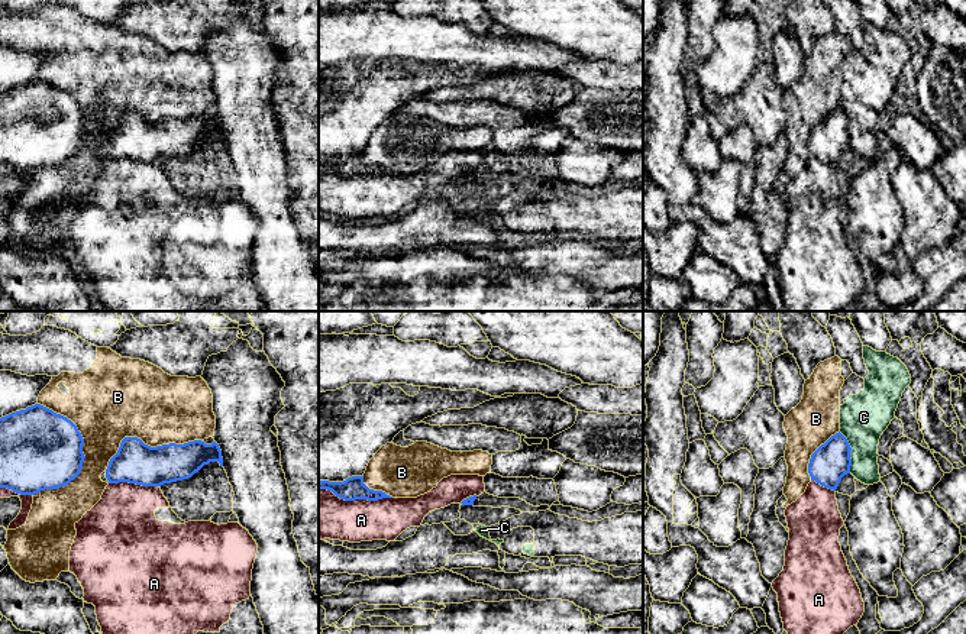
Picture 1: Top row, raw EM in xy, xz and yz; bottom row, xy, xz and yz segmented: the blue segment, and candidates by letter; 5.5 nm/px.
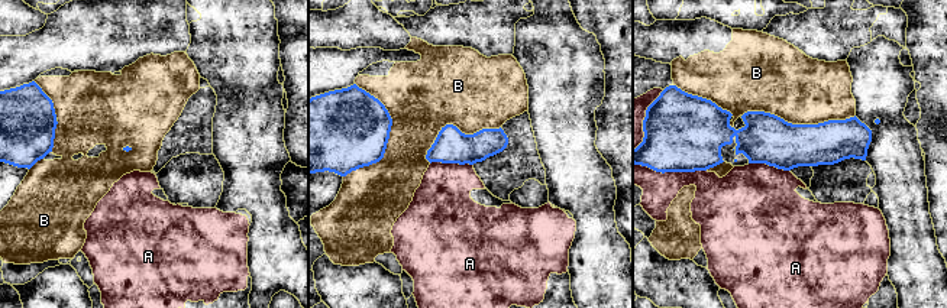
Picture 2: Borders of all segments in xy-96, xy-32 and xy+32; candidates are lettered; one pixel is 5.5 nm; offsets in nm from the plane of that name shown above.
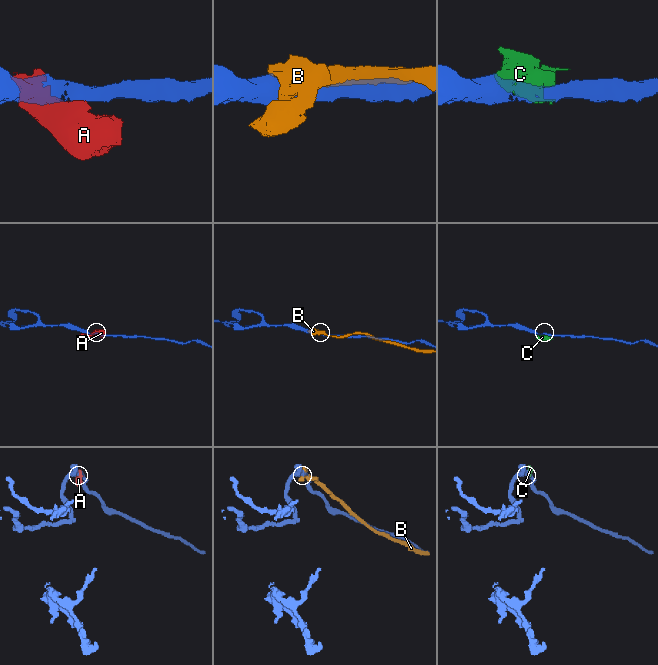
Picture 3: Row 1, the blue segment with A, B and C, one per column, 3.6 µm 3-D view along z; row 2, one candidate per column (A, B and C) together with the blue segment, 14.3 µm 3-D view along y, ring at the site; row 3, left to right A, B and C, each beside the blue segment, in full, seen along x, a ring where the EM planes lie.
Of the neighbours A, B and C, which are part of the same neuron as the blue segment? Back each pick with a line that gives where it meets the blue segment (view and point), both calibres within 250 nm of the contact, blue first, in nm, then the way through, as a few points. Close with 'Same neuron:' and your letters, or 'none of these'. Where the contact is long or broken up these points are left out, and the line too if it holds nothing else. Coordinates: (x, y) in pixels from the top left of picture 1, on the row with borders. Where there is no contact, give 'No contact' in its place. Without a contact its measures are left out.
Same neuron: none of these

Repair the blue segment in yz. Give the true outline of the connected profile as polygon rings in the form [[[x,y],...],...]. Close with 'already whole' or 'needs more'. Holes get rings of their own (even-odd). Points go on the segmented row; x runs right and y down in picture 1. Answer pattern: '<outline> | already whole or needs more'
[[[840,431],[831,436],[811,455],[808,463],[811,481],[836,491],[841,478],[850,473],[850,450],[847,439]]] | already whole

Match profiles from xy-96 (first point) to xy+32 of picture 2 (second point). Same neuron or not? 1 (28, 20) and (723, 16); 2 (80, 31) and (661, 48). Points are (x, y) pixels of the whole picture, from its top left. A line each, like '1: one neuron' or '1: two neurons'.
1: two neurons
2: two neurons

